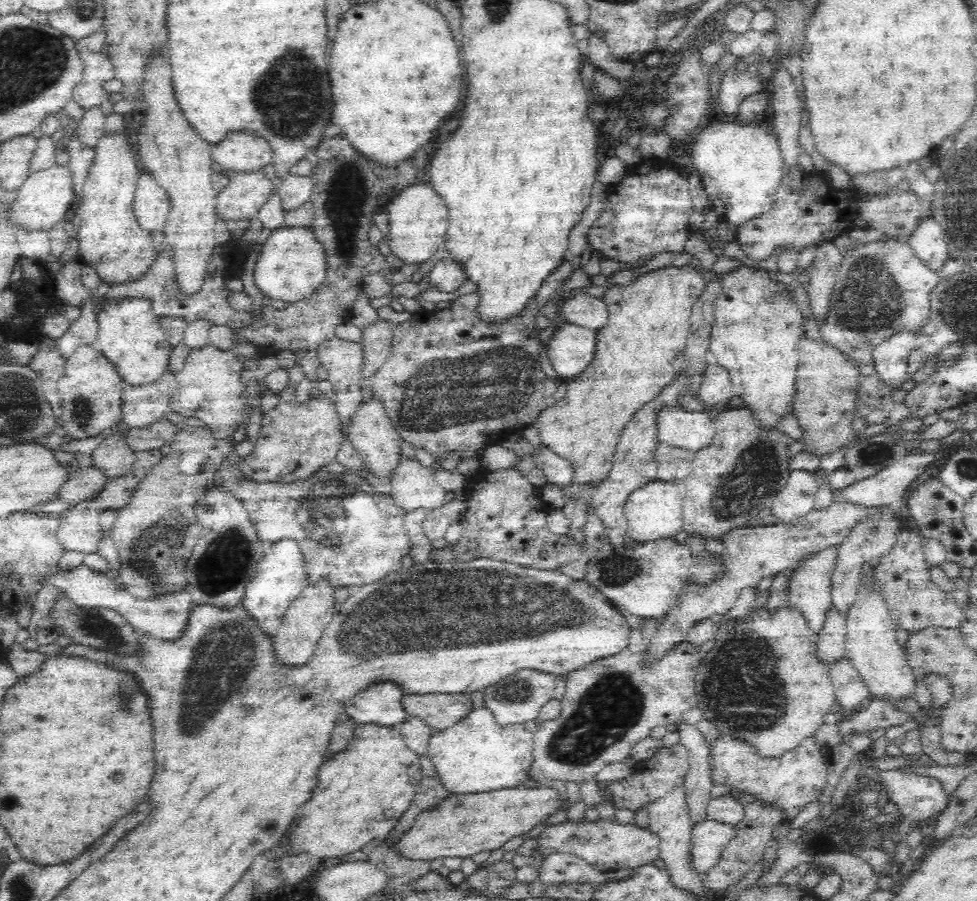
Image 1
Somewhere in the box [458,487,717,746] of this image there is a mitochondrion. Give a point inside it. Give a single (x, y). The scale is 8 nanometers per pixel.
(615, 570)

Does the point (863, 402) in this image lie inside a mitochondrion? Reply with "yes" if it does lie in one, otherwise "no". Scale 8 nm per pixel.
no

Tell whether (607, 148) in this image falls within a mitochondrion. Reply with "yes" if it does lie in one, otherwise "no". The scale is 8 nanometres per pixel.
no

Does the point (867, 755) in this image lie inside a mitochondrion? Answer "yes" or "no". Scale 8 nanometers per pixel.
no

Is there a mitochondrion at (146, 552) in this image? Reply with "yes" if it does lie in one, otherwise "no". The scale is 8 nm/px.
yes

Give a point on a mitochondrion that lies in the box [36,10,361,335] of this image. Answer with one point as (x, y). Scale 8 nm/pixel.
(302, 83)

